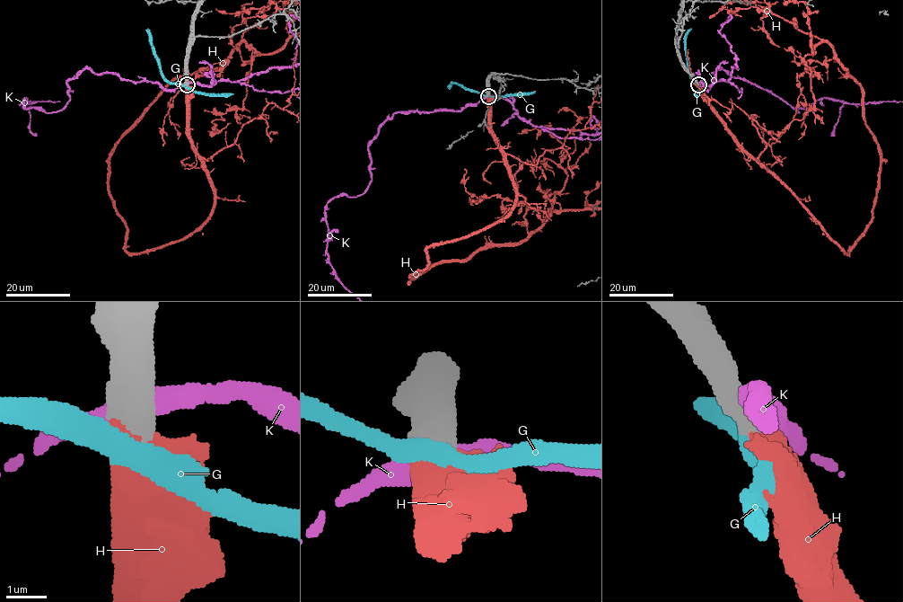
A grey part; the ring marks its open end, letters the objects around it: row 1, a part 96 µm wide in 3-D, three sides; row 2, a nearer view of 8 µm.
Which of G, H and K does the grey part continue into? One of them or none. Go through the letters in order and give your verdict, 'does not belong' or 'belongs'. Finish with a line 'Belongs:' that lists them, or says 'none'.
G: does not belong
H: belongs
K: does not belong
Belongs: H

